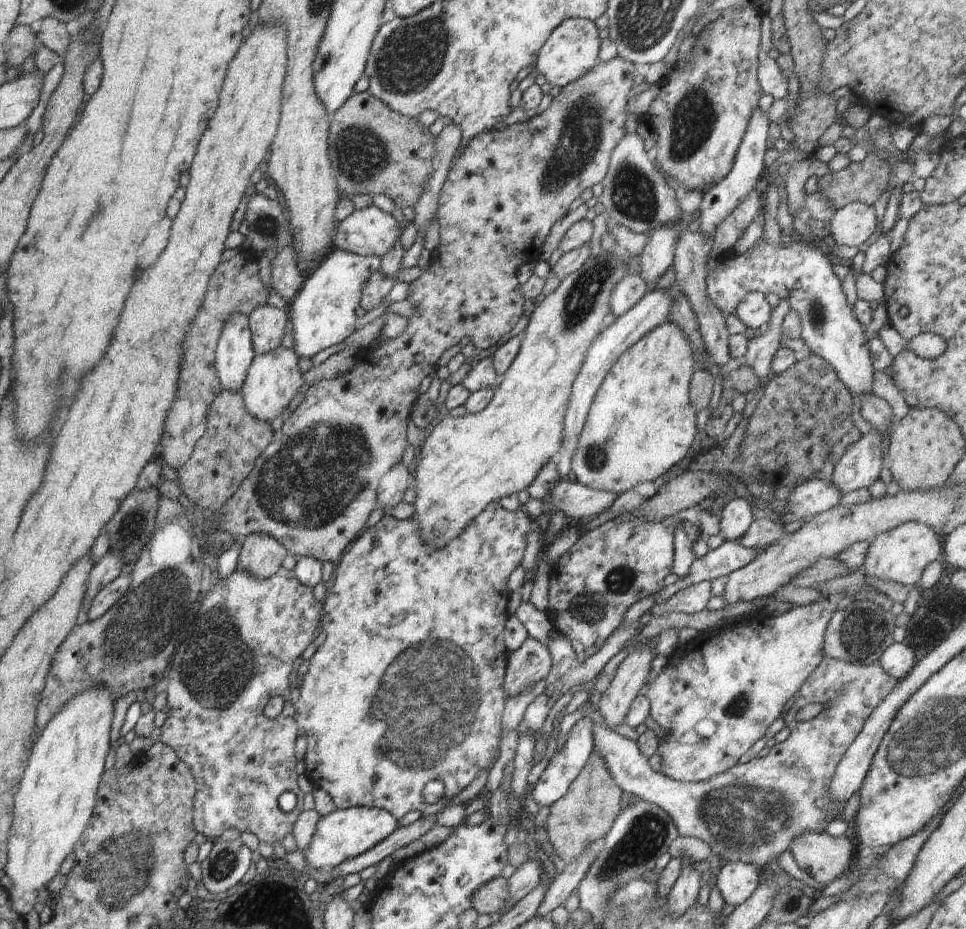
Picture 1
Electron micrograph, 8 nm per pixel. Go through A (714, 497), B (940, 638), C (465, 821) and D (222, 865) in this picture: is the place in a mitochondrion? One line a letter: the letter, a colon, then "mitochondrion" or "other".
A: other
B: other
C: other
D: mitochondrion

